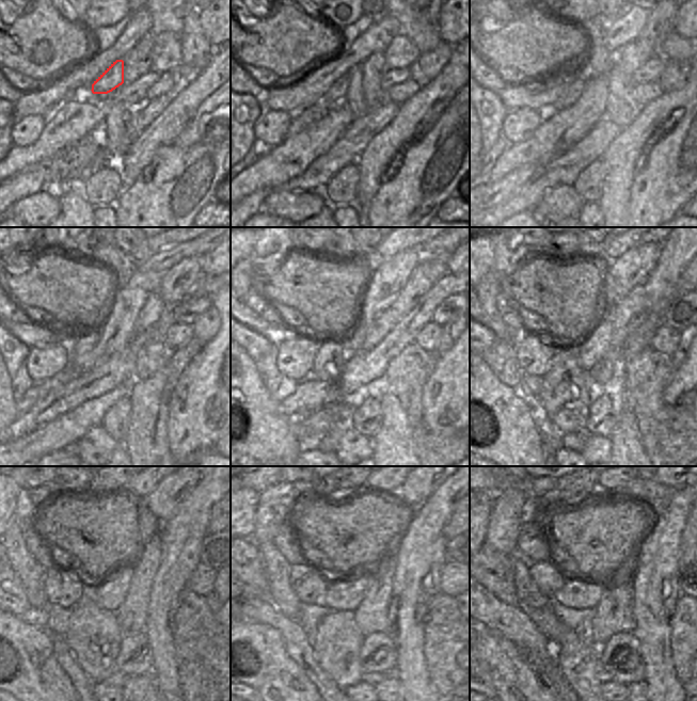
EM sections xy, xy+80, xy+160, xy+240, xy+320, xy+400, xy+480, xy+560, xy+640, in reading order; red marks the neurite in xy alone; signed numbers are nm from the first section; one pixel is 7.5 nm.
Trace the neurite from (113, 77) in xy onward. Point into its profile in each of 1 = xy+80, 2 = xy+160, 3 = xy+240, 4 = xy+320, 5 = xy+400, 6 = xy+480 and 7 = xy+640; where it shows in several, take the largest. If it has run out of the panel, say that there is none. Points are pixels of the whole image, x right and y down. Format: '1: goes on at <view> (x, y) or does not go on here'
1: goes on at xy+80 (335, 94)
2: goes on at xy+160 (576, 86)
3: goes on at xy+240 (86, 350)
4: goes on at xy+320 (328, 364)
5: goes on at xy+400 (565, 396)
6: goes on at xy+480 (93, 637)
7: goes on at xy+640 (580, 663)

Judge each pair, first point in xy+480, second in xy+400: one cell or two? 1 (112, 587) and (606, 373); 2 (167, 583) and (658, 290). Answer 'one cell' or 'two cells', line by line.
1: two cells
2: one cell

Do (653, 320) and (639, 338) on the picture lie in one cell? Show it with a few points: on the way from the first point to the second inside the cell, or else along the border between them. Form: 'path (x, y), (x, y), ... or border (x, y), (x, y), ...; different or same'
path (651, 324), (644, 334); same

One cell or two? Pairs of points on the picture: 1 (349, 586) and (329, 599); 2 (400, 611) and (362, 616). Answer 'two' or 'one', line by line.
1: one
2: two

